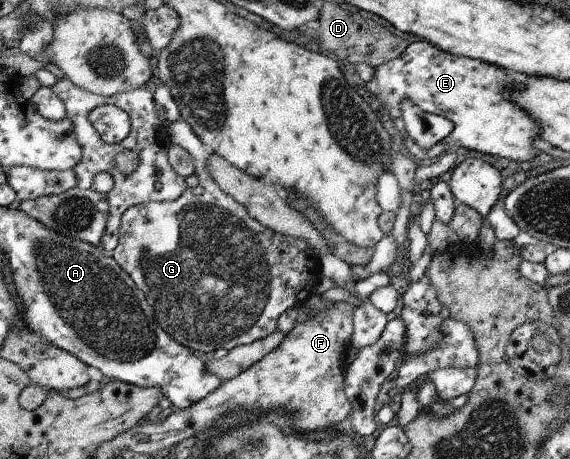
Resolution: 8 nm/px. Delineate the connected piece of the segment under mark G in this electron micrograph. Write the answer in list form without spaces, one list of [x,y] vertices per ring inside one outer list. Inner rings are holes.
[[[182,119],[168,126],[170,138],[174,143],[186,149],[194,163],[193,174],[198,178],[196,187],[187,187],[182,196],[175,201],[147,202],[143,205],[134,205],[126,209],[122,216],[121,239],[118,240],[118,247],[114,249],[113,258],[120,266],[133,278],[135,285],[146,294],[148,304],[153,309],[153,315],[157,323],[180,344],[188,345],[188,348],[201,356],[207,356],[217,349],[233,349],[241,344],[250,344],[253,341],[269,336],[278,329],[278,319],[282,313],[288,309],[301,307],[315,293],[318,281],[321,281],[321,255],[305,240],[283,236],[275,233],[274,230],[267,229],[261,222],[250,216],[246,206],[235,201],[234,197],[226,194],[220,185],[215,183],[215,178],[211,177],[210,170],[207,169],[207,161],[214,153],[211,145],[205,145],[198,135]]]

